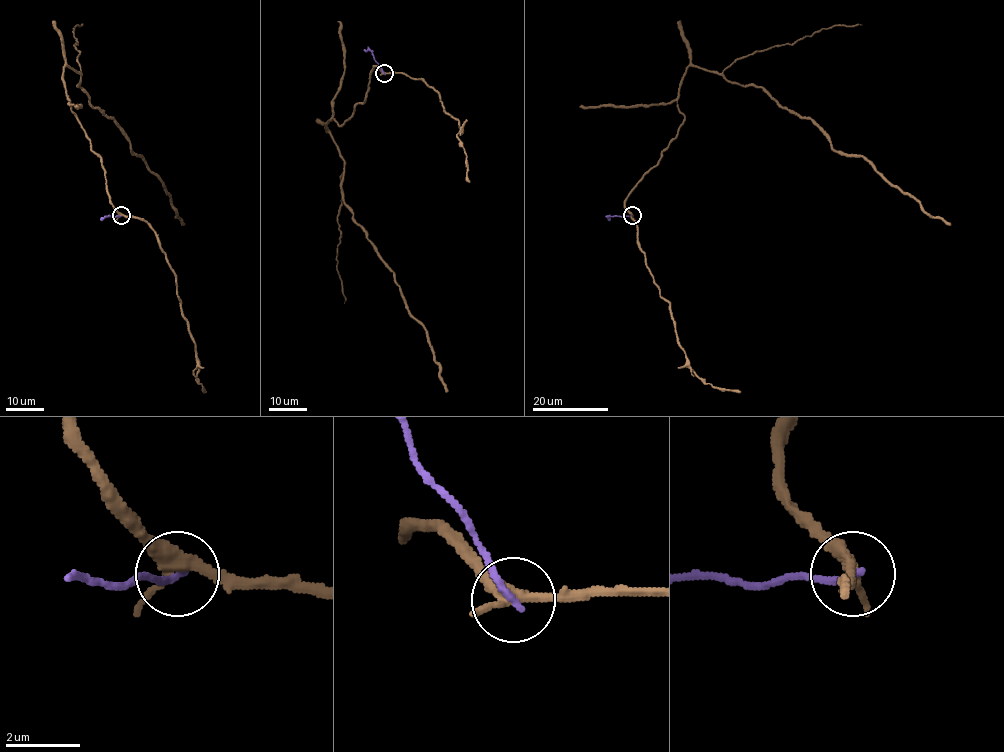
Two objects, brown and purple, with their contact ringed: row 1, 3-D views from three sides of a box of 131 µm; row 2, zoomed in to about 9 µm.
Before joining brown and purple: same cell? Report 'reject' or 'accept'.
reject

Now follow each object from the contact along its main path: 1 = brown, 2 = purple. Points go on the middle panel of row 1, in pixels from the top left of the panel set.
1: (384, 73), (374, 66), (365, 100), (327, 127), (344, 204), (394, 272), (447, 391)
2: (384, 73), (371, 51), (364, 49)

